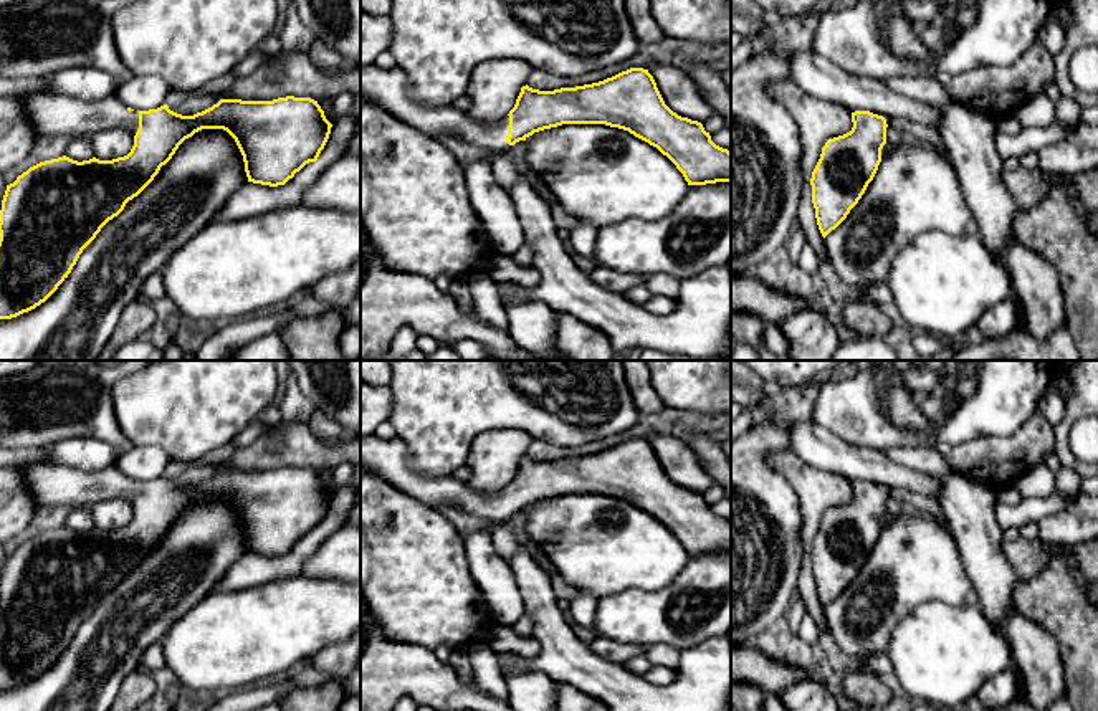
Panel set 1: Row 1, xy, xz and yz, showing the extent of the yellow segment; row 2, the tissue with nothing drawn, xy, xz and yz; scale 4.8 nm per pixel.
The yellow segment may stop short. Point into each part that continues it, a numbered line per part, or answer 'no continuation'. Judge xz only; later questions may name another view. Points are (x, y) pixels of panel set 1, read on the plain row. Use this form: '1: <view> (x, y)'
1: xz (389, 460)

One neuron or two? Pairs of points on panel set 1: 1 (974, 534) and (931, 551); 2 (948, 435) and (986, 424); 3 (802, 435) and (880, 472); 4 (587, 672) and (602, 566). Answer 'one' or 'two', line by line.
1: two
2: one
3: one
4: two

